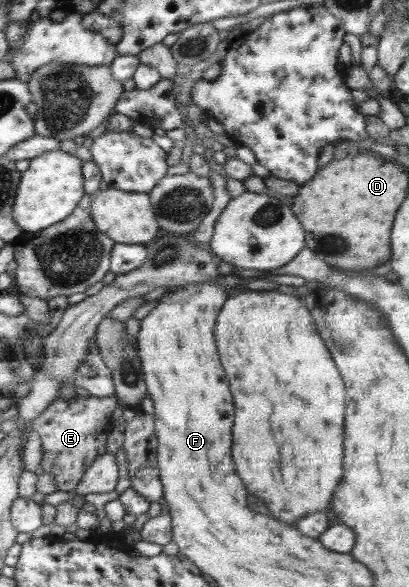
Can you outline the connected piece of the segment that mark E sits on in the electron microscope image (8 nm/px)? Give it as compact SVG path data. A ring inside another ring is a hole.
M76 396L76 398L56 398L46 409L32 421L32 430L38 432L42 442L43 457L41 466L44 473L54 476L58 491L74 491L76 485L82 481L86 469L98 458L106 453L106 438L113 430L112 412L118 407L118 396L104 398L97 396Z

